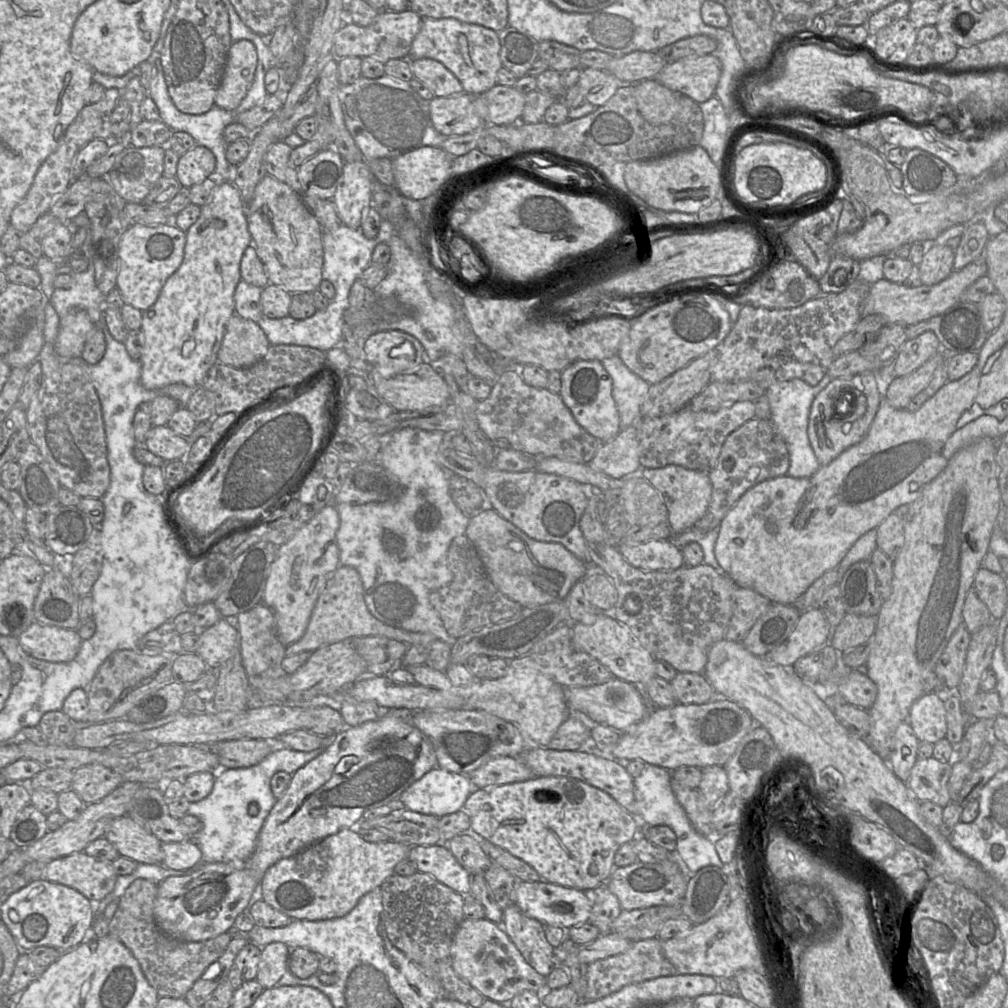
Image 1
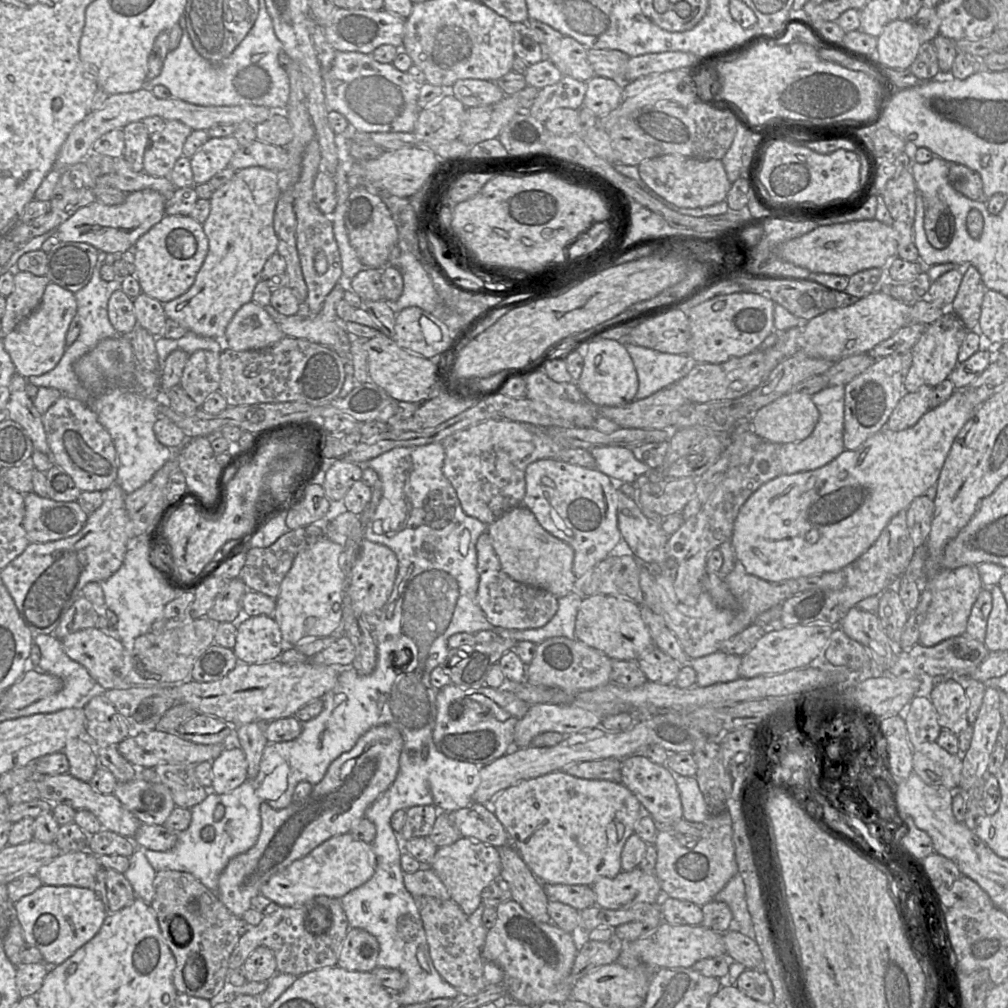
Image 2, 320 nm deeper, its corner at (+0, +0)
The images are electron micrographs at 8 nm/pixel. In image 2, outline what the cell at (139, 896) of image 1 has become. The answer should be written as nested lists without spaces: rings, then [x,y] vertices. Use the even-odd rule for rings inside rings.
[[[159,871],[156,873],[153,886],[155,894],[150,907],[156,914],[162,937],[175,958],[172,982],[177,992],[207,1000],[215,998],[220,992],[224,993],[230,986],[228,962],[240,939],[240,918],[226,908],[216,892],[206,888],[188,872]],[[194,954],[199,954],[203,958],[207,971],[205,982],[197,989],[189,988],[183,975],[187,960]]]

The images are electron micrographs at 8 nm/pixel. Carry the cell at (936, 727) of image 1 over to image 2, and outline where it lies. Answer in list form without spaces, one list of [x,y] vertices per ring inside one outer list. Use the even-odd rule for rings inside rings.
[[[957,678],[938,679],[930,688],[928,698],[936,710],[941,729],[958,735],[966,728],[968,700],[964,682]]]

